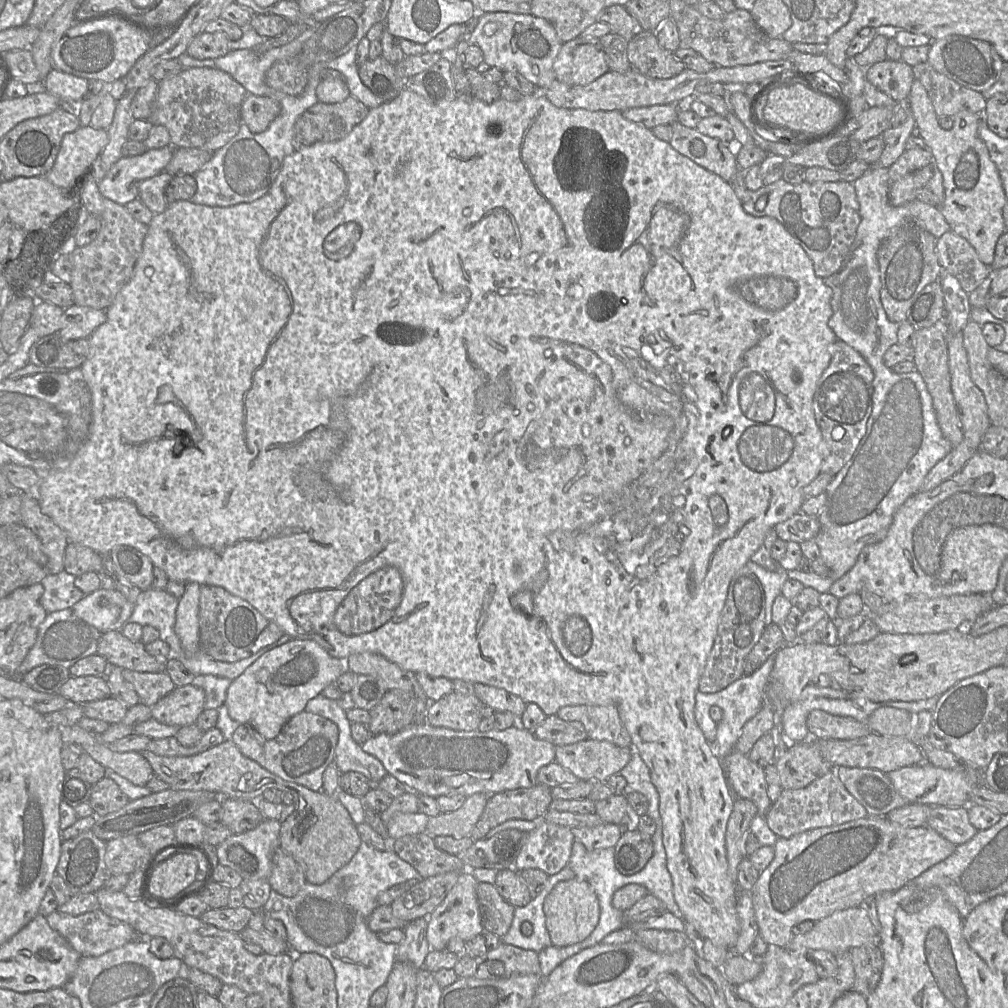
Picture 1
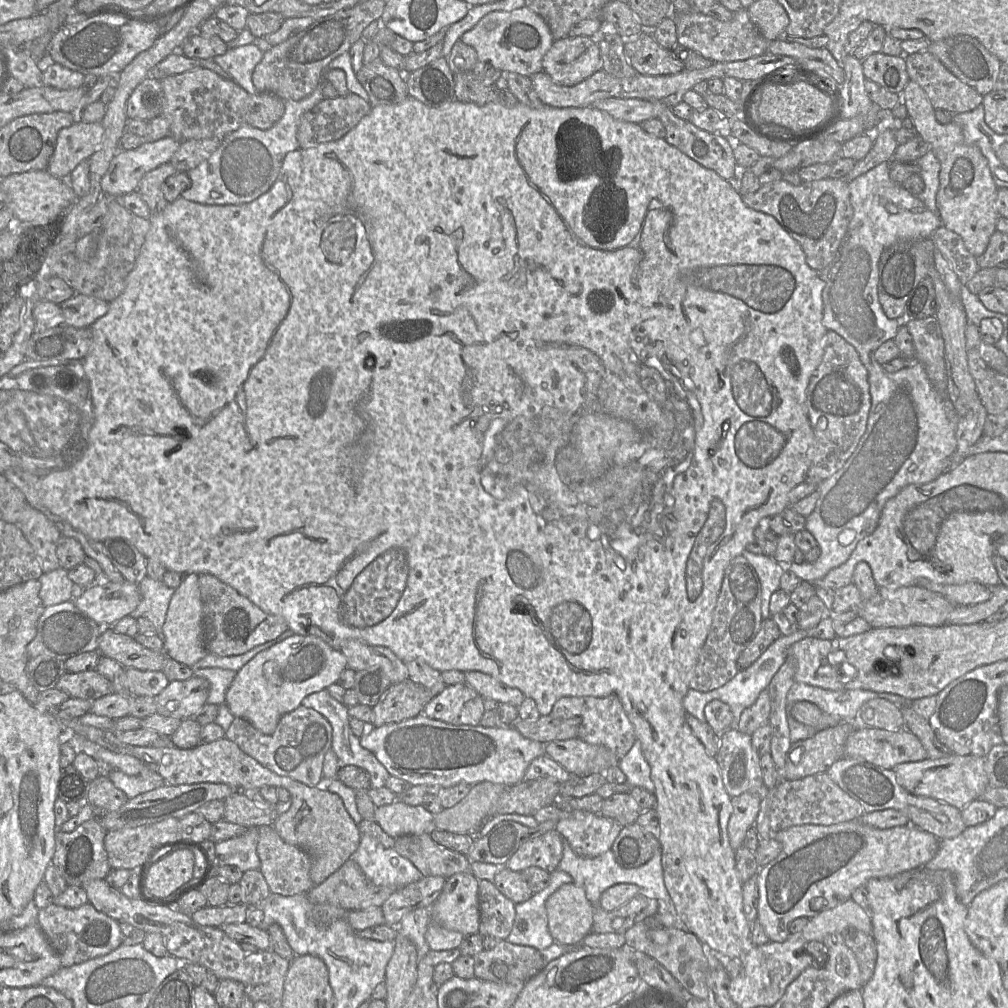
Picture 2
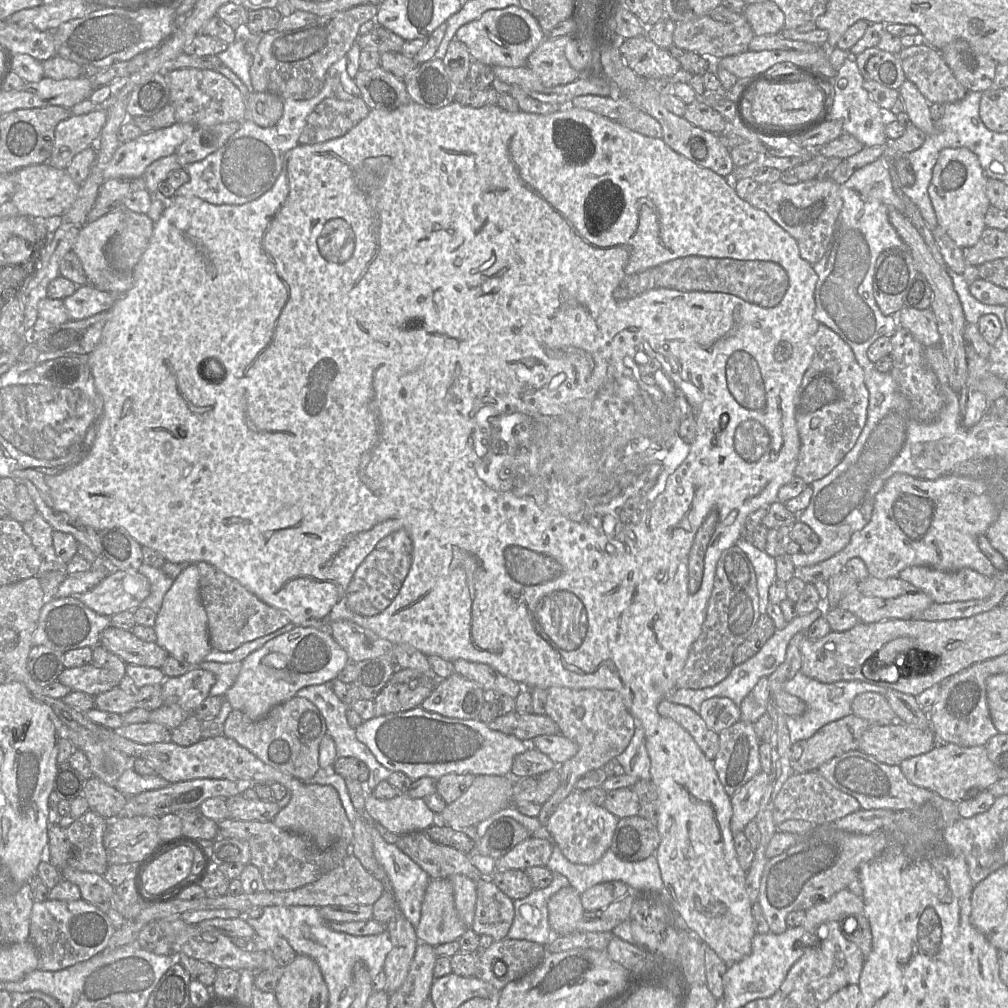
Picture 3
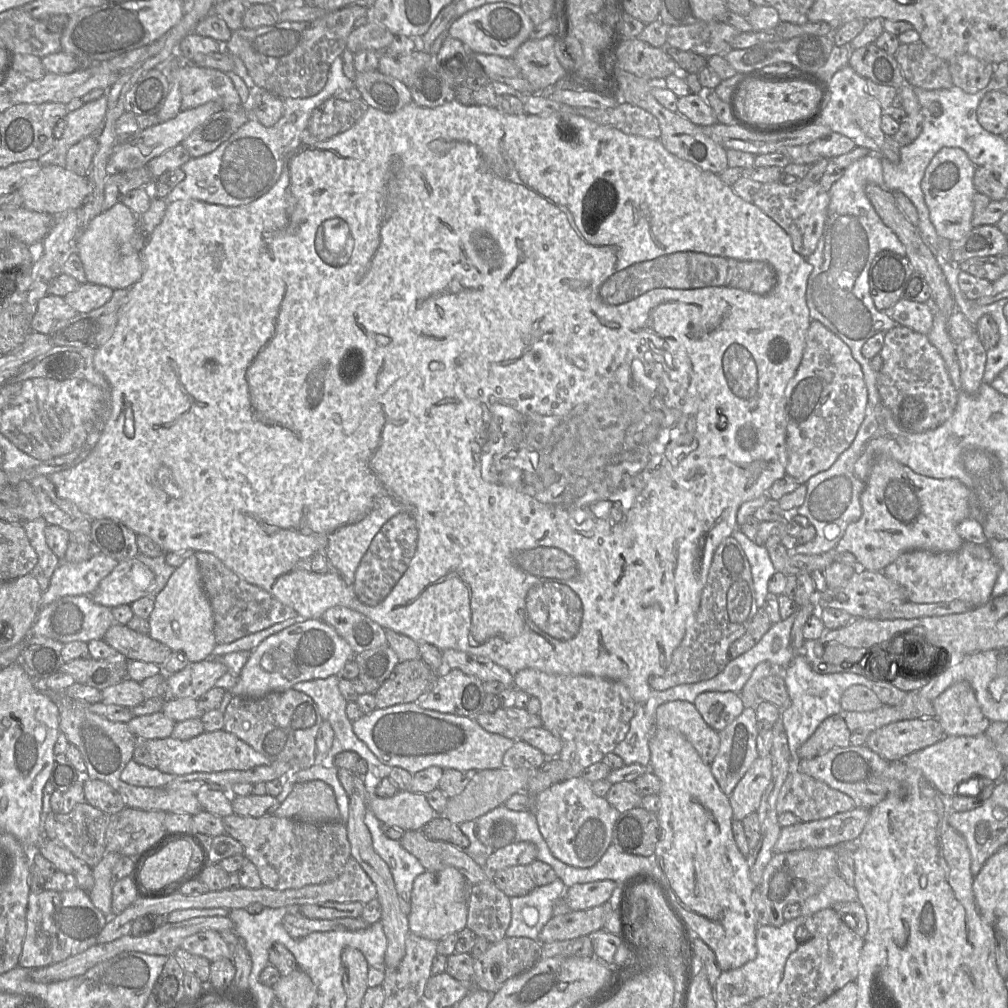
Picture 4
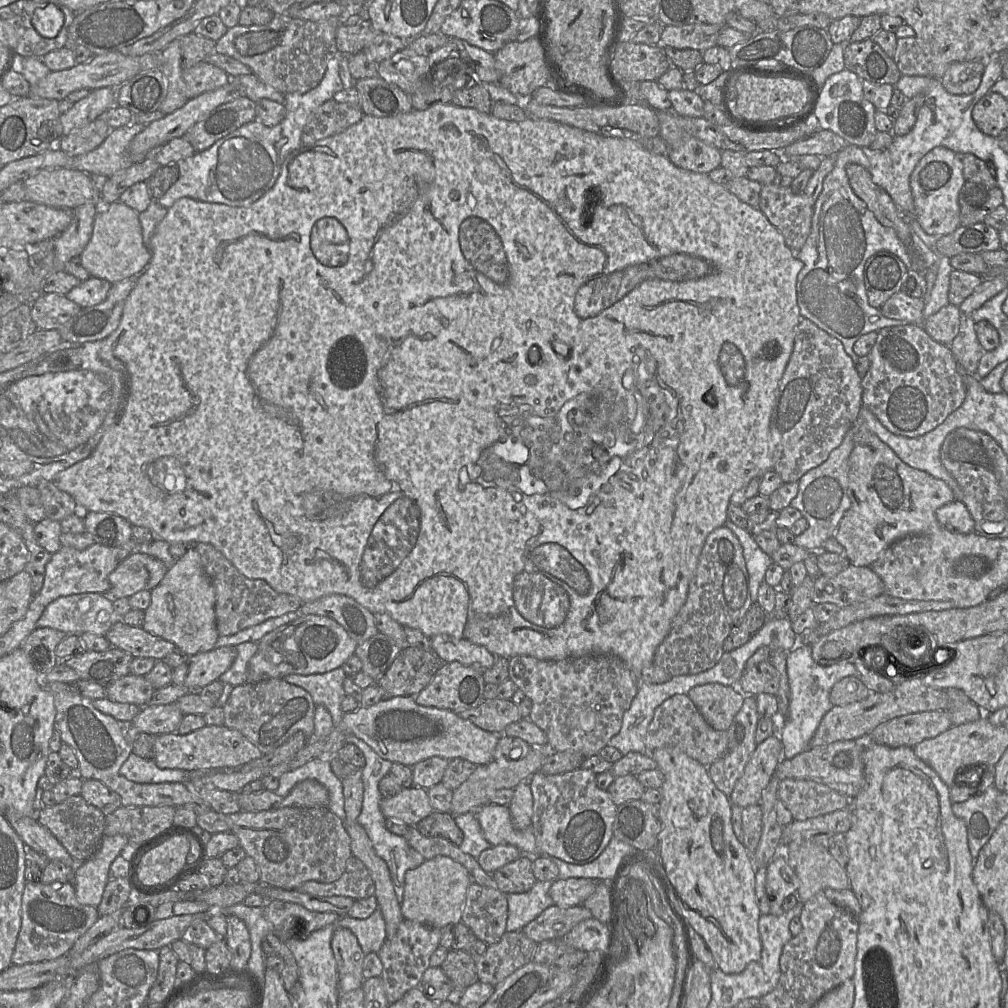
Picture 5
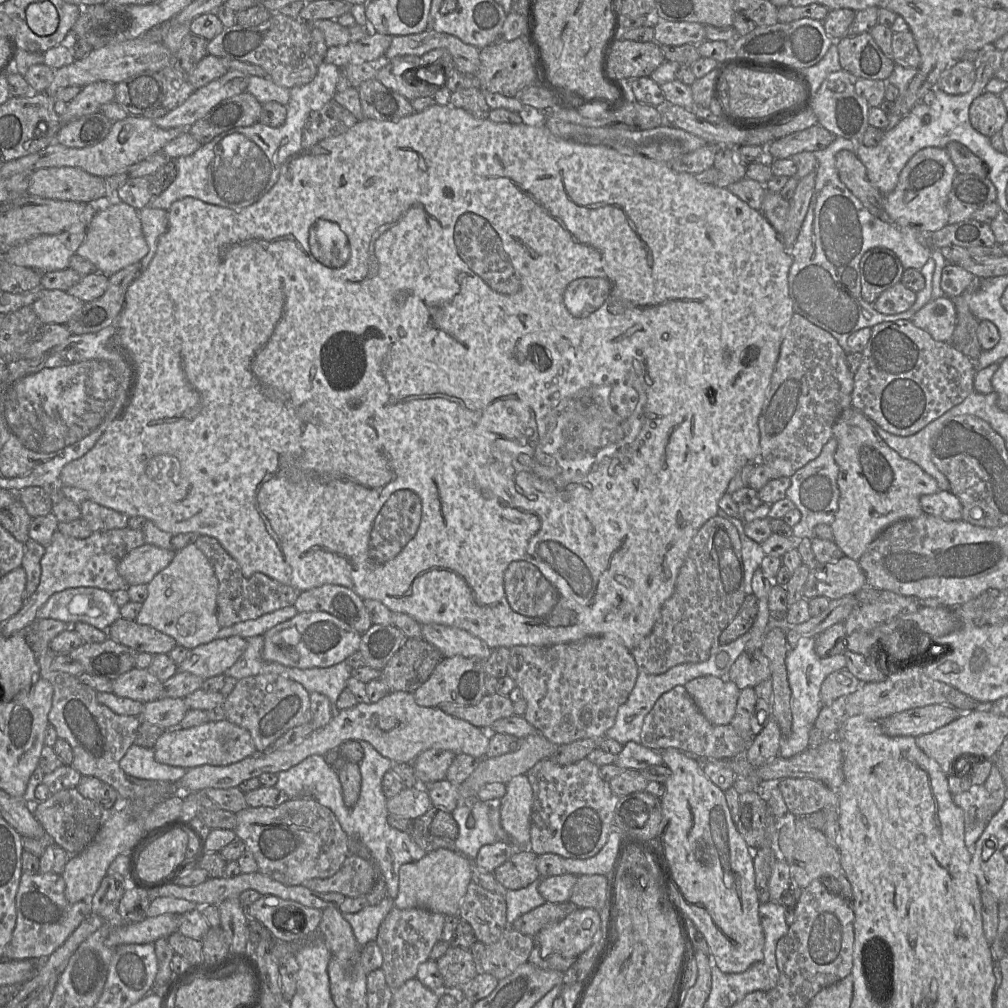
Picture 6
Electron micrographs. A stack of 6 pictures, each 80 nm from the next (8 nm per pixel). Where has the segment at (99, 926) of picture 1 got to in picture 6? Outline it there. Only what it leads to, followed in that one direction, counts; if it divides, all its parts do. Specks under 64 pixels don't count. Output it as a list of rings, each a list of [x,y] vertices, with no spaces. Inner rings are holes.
[[[23,872],[15,897],[16,925],[4,958],[43,961],[59,948],[91,912],[88,901],[71,904],[65,897],[65,881],[61,875],[47,872]]]

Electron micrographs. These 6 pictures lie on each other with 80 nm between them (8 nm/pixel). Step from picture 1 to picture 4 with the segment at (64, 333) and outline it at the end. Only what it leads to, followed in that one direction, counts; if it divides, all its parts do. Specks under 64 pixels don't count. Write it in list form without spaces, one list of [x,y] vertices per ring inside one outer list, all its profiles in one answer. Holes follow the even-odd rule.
[[[86,282],[64,296],[64,299],[77,313],[86,313],[106,304],[113,291],[108,286]]]

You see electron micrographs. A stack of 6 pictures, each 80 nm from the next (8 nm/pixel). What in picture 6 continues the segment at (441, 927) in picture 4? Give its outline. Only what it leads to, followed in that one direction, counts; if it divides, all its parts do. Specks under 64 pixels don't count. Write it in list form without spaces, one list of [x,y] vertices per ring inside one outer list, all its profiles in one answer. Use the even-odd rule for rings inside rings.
[[[440,848],[427,853],[418,861],[400,867],[399,891],[394,906],[399,909],[420,908],[445,916],[457,915],[470,882],[470,859],[465,855]]]

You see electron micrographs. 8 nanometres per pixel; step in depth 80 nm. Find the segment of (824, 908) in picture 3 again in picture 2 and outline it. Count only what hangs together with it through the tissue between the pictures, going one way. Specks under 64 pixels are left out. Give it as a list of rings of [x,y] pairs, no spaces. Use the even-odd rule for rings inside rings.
[[[852,898],[811,918],[800,935],[807,942],[823,942],[826,936],[841,934],[848,928],[855,928],[868,934],[872,934],[873,930],[870,913]]]

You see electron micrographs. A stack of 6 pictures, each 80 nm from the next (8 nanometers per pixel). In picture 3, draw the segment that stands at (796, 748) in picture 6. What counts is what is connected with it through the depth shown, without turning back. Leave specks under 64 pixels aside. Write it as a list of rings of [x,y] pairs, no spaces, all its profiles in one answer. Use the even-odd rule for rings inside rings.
[[[798,671],[795,676],[784,685],[784,690],[806,704],[805,712],[802,715],[786,715],[786,724],[789,730],[790,742],[794,744],[800,740],[812,737],[824,725],[853,714],[851,704],[853,699],[865,692],[876,692],[884,696],[889,688],[882,686],[869,686],[869,683],[852,680],[838,681],[831,684],[821,683],[805,676]]]

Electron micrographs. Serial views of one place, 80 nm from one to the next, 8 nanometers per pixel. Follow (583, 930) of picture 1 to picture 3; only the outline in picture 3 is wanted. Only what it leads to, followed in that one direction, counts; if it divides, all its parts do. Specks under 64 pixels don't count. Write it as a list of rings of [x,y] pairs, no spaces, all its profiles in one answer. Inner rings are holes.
[[[572,886],[562,888],[552,895],[548,900],[547,909],[549,925],[555,936],[575,933],[577,931],[577,924],[585,912],[581,904],[580,893]]]

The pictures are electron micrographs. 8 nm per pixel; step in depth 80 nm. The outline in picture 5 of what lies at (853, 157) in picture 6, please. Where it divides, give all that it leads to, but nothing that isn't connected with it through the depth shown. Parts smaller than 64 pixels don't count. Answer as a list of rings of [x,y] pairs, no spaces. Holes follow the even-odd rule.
[[[847,164],[845,171],[853,192],[866,203],[883,226],[895,231],[911,257],[912,270],[924,276],[927,268],[913,241],[913,230],[890,195],[873,182],[870,172],[861,165]]]

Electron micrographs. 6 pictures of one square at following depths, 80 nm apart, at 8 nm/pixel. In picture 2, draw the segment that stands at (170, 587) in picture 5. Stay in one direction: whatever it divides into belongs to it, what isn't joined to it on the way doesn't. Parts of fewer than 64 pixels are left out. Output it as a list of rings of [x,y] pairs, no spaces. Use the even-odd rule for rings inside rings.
[[[189,573],[184,575],[180,586],[174,590],[163,624],[162,635],[166,655],[177,662],[192,667],[206,655],[203,604],[201,601],[198,574]]]

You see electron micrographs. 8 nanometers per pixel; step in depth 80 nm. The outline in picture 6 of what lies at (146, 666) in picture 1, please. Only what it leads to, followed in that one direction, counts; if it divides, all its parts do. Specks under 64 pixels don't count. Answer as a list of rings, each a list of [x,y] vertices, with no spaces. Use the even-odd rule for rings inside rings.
[[[118,618],[107,630],[108,637],[132,648],[136,652],[152,655],[168,654],[175,645],[174,638],[155,628],[137,623],[135,620]]]

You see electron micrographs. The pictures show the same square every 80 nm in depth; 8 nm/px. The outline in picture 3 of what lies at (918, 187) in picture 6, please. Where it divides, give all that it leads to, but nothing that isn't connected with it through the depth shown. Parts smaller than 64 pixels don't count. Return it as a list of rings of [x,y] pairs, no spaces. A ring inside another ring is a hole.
[[[945,148],[939,152],[928,193],[938,226],[960,248],[974,246],[986,228],[985,214],[990,207],[986,195],[987,180],[978,157],[968,148]]]

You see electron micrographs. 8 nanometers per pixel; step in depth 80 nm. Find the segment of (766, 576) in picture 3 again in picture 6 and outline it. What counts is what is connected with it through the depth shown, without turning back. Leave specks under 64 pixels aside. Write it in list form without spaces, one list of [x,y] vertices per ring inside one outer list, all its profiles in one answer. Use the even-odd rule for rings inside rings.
[[[721,508],[718,515],[728,519],[737,529],[741,541],[741,553],[745,572],[746,595],[753,594],[752,577],[755,571],[761,568],[763,558],[766,556],[761,545],[749,538],[744,531],[745,522],[739,517],[727,515]]]

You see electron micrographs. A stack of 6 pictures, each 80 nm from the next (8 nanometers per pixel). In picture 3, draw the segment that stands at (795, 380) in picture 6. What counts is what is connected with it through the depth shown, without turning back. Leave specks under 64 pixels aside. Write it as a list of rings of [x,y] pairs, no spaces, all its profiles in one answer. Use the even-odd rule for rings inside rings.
[[[823,324],[814,337],[814,355],[795,396],[800,451],[795,476],[806,484],[828,475],[855,445],[867,419],[869,392],[851,347]]]

